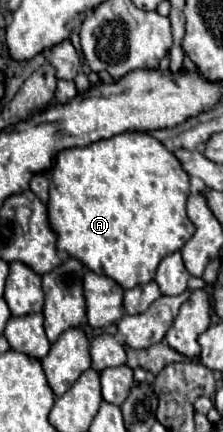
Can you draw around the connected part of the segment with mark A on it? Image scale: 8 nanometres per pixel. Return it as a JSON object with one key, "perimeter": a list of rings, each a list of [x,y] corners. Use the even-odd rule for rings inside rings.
{"perimeter":[[[125,132],[83,148],[69,148],[57,154],[51,170],[49,224],[57,234],[57,250],[77,258],[95,274],[115,280],[123,290],[153,280],[159,262],[181,250],[195,234],[185,206],[189,198],[189,176],[179,160],[159,140],[143,132]]]}

